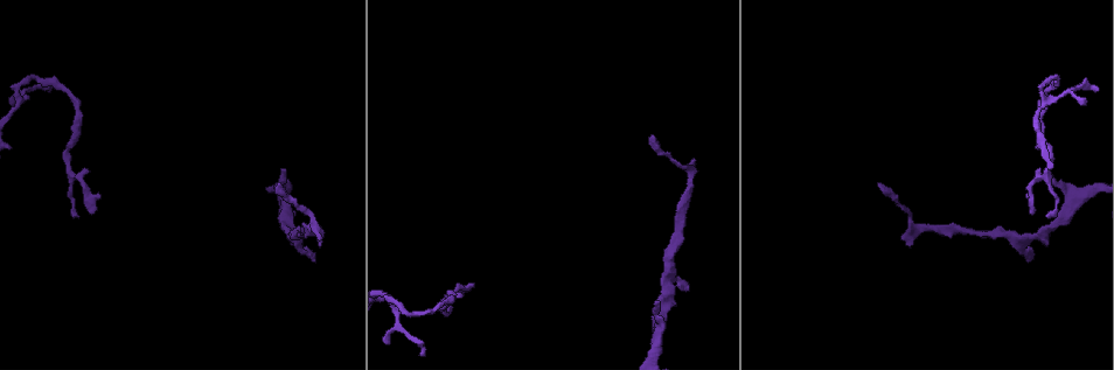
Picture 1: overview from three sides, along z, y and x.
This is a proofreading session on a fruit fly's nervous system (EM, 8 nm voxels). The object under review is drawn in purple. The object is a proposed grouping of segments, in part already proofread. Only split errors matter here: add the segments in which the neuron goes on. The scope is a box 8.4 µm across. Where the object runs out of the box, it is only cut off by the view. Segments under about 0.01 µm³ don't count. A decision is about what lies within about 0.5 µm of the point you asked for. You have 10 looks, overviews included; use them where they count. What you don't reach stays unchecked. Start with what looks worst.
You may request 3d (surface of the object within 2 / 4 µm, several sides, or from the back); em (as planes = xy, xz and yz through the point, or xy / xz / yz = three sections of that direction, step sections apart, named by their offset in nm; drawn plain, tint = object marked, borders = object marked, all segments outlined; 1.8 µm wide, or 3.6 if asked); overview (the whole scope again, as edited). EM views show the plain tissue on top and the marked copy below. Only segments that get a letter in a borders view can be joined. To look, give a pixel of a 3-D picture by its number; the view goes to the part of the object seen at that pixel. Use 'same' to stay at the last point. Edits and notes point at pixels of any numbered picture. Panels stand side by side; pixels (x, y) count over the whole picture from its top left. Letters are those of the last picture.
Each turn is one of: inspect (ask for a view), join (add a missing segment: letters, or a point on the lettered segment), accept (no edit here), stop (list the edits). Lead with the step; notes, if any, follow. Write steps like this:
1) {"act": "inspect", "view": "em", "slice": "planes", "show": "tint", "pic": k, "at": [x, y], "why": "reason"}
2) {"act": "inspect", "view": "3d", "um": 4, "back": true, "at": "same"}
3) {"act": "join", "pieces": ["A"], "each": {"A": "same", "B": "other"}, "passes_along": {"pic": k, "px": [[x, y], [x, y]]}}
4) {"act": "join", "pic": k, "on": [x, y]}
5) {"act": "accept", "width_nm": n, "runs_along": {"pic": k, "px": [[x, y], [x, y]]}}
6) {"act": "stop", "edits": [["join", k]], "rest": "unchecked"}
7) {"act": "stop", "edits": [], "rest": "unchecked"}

{"act": "inspect", "view": "3d", "um": 2, "pic": 1, "at": [1030, 259], "why": "branch stops here"}

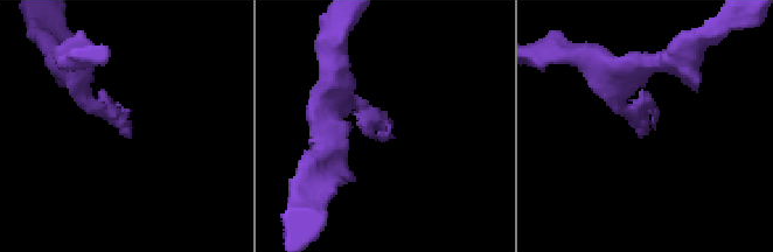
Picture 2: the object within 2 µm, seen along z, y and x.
{"act": "inspect", "view": "em", "slice": "xz", "step": 8, "show": "borders", "pic": 2, "at": [130, 135]}

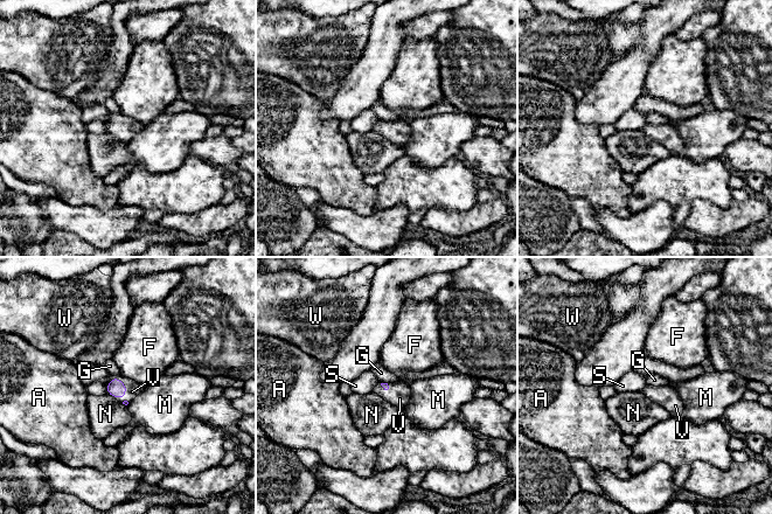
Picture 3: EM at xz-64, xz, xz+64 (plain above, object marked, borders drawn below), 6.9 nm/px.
{"act": "inspect", "view": "em", "slice": "planes", "show": "borders", "at": "same"}

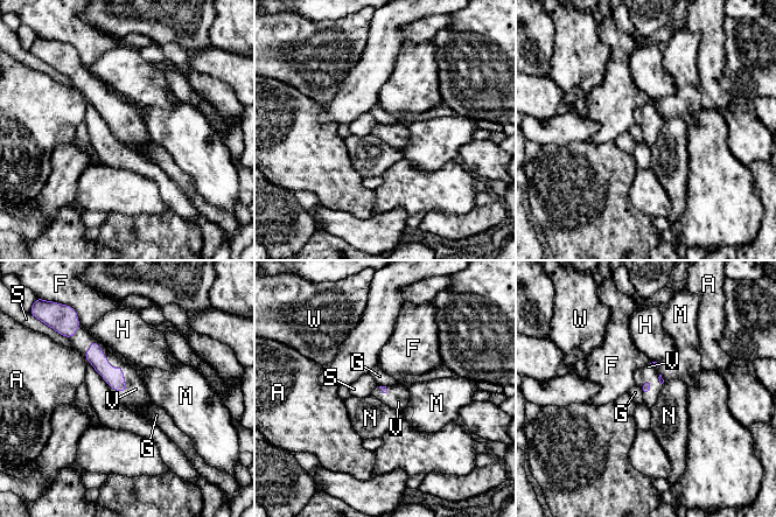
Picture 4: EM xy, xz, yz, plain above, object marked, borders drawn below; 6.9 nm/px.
{"act": "join", "pieces": ["V"], "longest_contact_nm": ["V", 440], "each": {"A": "other", "F": "other", "G": "other", "H": "other", "M": "other", "N": "other", "S": "other", "V": "same", "W": "other"}, "found": "the neuron continues"}

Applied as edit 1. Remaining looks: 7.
{"act": "inspect", "view": "overview", "why": "see it whole again"}

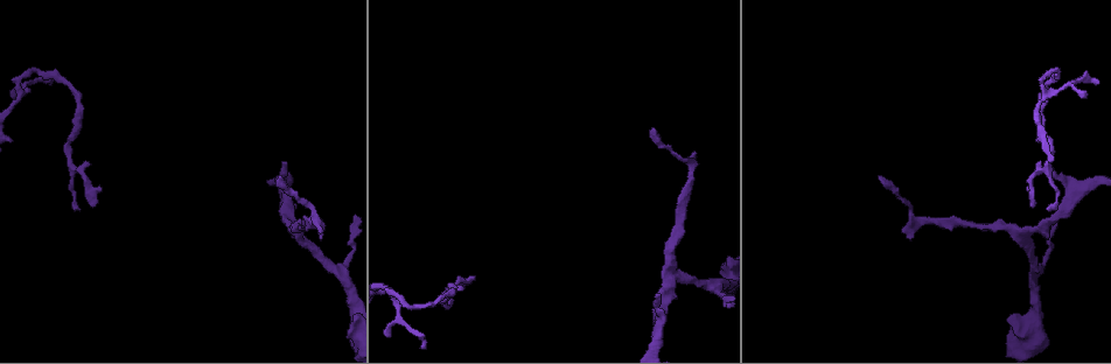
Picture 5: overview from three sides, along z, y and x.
{"act": "inspect", "view": "3d", "um": 4, "pic": 5, "at": [284, 162], "why": "tapers out"}

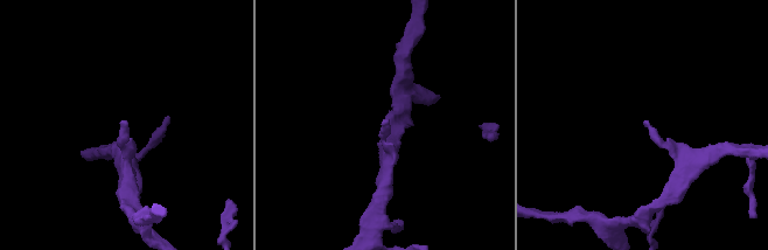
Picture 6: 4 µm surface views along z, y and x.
{"act": "inspect", "view": "em", "um": 3.6, "slice": "planes", "show": "borders", "pic": 6, "at": [645, 122]}

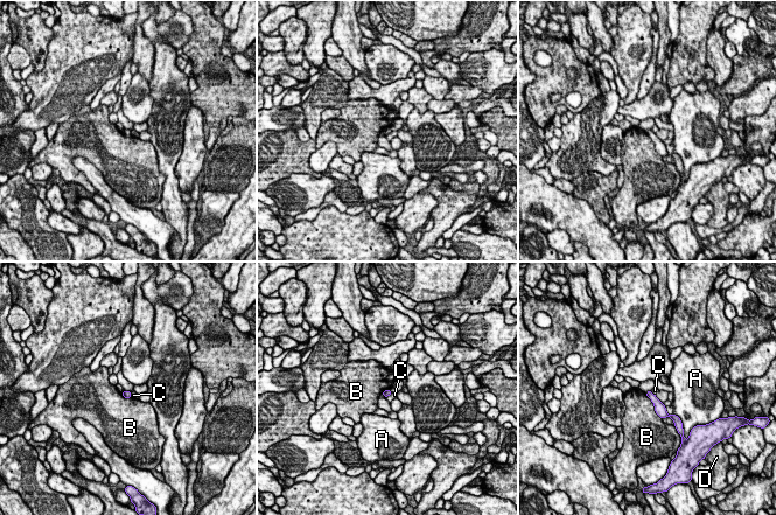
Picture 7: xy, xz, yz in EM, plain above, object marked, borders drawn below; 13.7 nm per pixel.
{"act": "accept", "each": {"A": "other", "B": "other", "C": "other", "D": "other"}, "border": {"pic": 7, "px": [[392, 392], [385, 397]]}, "found": "no lettered segment goes on from it"}

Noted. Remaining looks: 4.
{"act": "inspect", "view": "em", "slice": "planes", "show": "tint", "pic": 5, "at": [279, 176]}

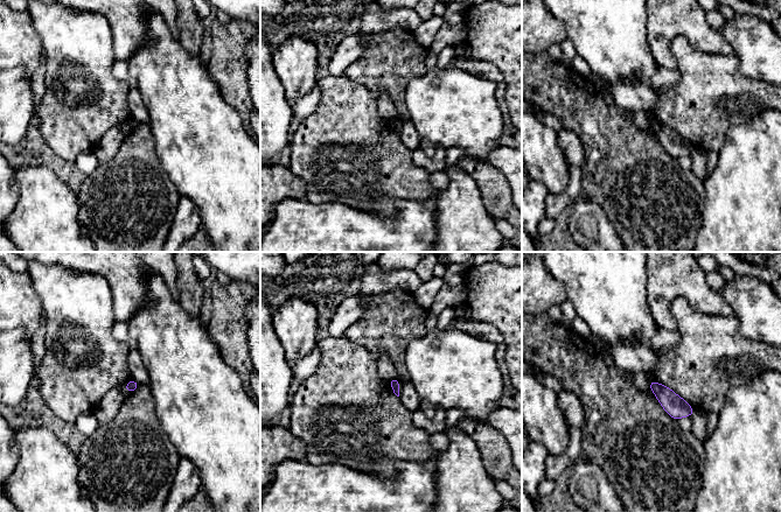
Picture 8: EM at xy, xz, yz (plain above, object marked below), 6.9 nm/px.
{"act": "inspect", "view": "em", "slice": "planes", "show": "borders", "at": "same"}

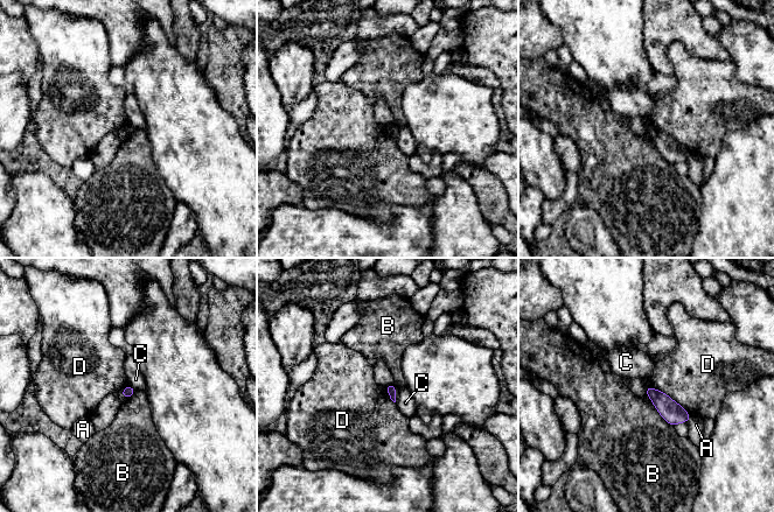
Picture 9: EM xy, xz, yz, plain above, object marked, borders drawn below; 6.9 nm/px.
{"act": "accept", "each": {"A": "other", "B": "other", "C": "other", "D": "other"}, "border": {"pic": 9, "px": [[647, 385], [668, 394], [690, 414]]}, "found": "none of them fits"}

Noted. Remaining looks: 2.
{"act": "stop", "edits": [["join", 4]], "rest": "unchecked"}

